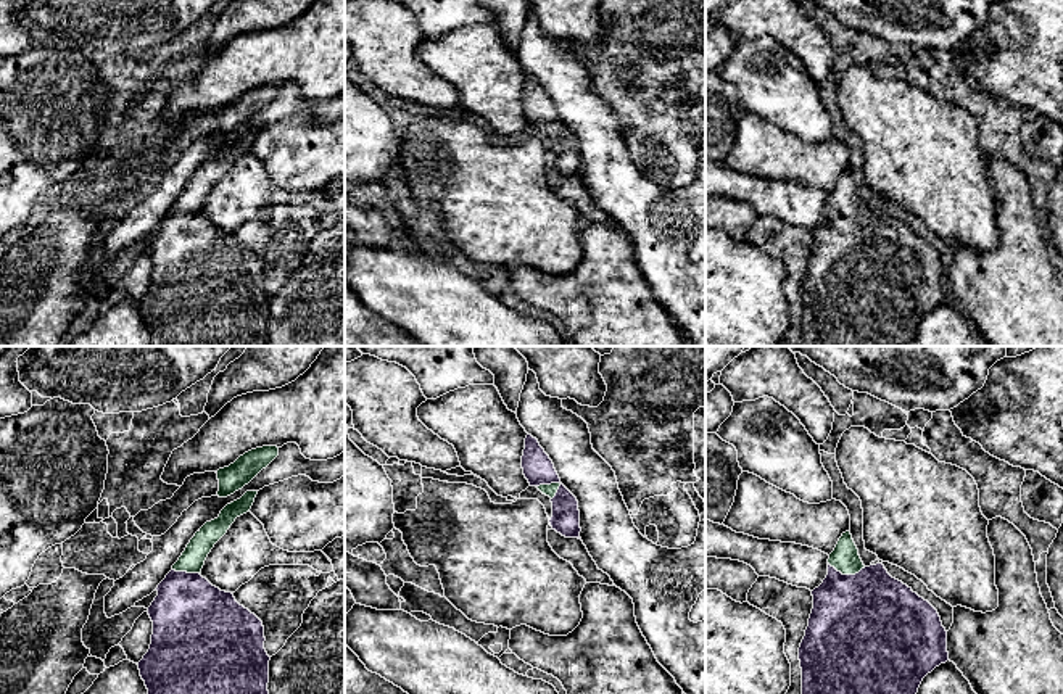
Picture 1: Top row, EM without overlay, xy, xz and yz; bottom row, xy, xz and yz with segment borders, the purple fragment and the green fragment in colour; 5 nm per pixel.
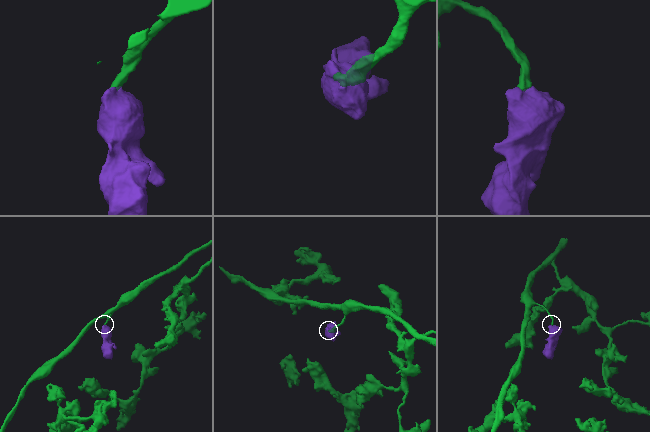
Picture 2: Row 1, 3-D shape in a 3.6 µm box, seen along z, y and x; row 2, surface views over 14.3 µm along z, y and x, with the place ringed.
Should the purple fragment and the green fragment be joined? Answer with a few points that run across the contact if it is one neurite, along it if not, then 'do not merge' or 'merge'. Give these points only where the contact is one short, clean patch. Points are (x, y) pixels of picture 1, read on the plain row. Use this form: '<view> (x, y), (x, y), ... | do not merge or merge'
xz (538, 108), (548, 123), (550, 129) | merge

